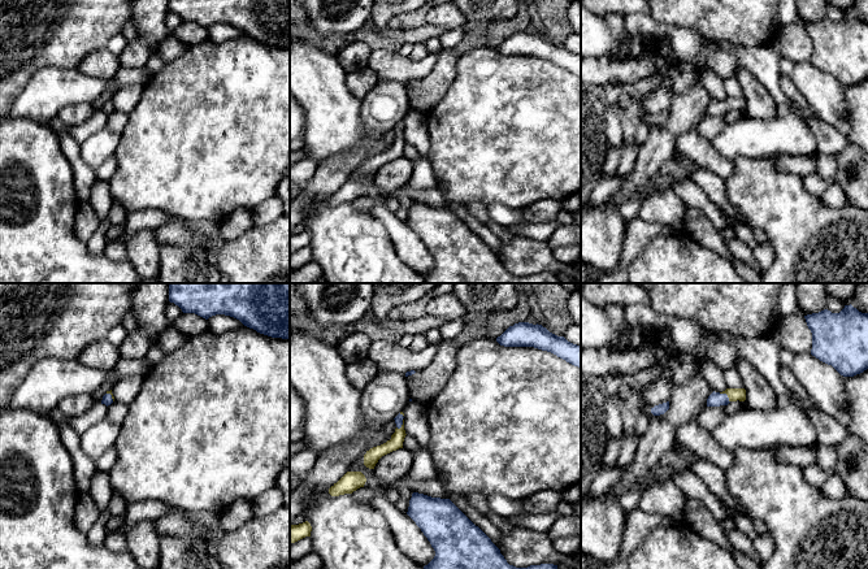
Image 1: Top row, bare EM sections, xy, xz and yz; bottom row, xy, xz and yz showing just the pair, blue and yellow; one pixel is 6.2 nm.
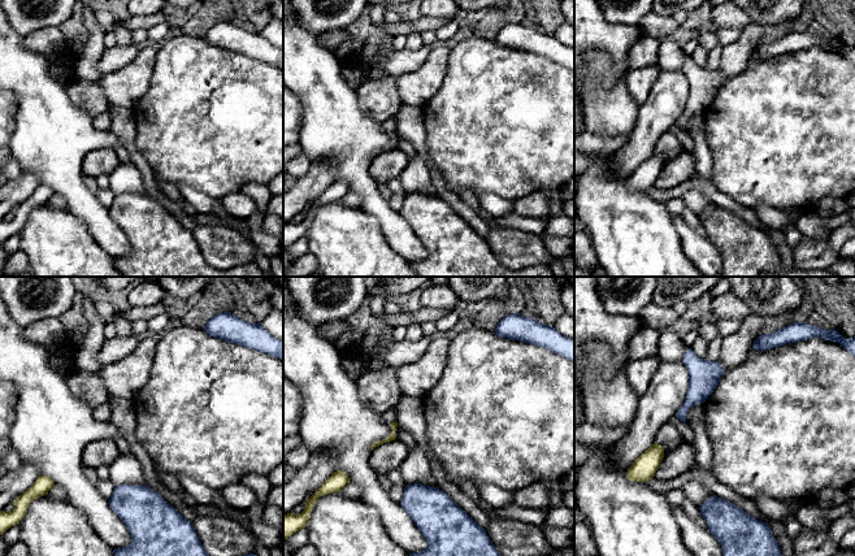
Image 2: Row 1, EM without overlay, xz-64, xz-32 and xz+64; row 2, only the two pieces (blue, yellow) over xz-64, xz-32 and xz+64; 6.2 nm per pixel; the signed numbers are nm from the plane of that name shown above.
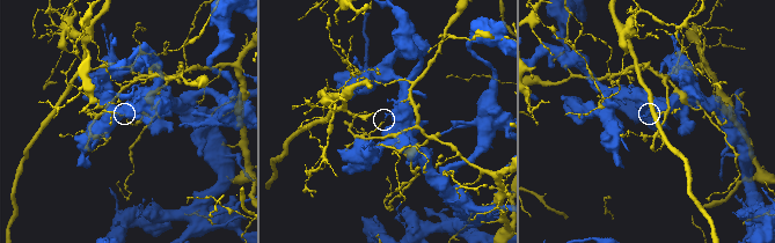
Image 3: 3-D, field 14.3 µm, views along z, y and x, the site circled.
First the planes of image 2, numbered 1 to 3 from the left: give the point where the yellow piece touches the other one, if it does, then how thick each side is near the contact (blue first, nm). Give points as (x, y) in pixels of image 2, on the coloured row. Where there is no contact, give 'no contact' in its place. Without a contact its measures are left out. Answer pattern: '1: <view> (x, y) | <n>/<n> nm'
1: no contact
2: no contact
3: no contact

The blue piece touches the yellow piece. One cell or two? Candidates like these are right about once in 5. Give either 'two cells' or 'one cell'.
two cells

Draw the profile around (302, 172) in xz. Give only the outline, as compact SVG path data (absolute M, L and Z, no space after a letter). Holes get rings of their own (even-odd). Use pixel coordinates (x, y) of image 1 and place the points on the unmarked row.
M303 158L290 166L290 179L304 186L308 183L317 169L317 164L312 158Z

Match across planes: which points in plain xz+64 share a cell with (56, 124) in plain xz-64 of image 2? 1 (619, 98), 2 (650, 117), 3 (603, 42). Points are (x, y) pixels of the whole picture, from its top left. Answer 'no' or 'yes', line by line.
1: yes
2: no
3: no

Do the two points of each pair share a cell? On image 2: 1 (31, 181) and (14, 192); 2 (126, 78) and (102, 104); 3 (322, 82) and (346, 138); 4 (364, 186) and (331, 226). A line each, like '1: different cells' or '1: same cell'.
1: same cell
2: different cells
3: same cell
4: different cells

